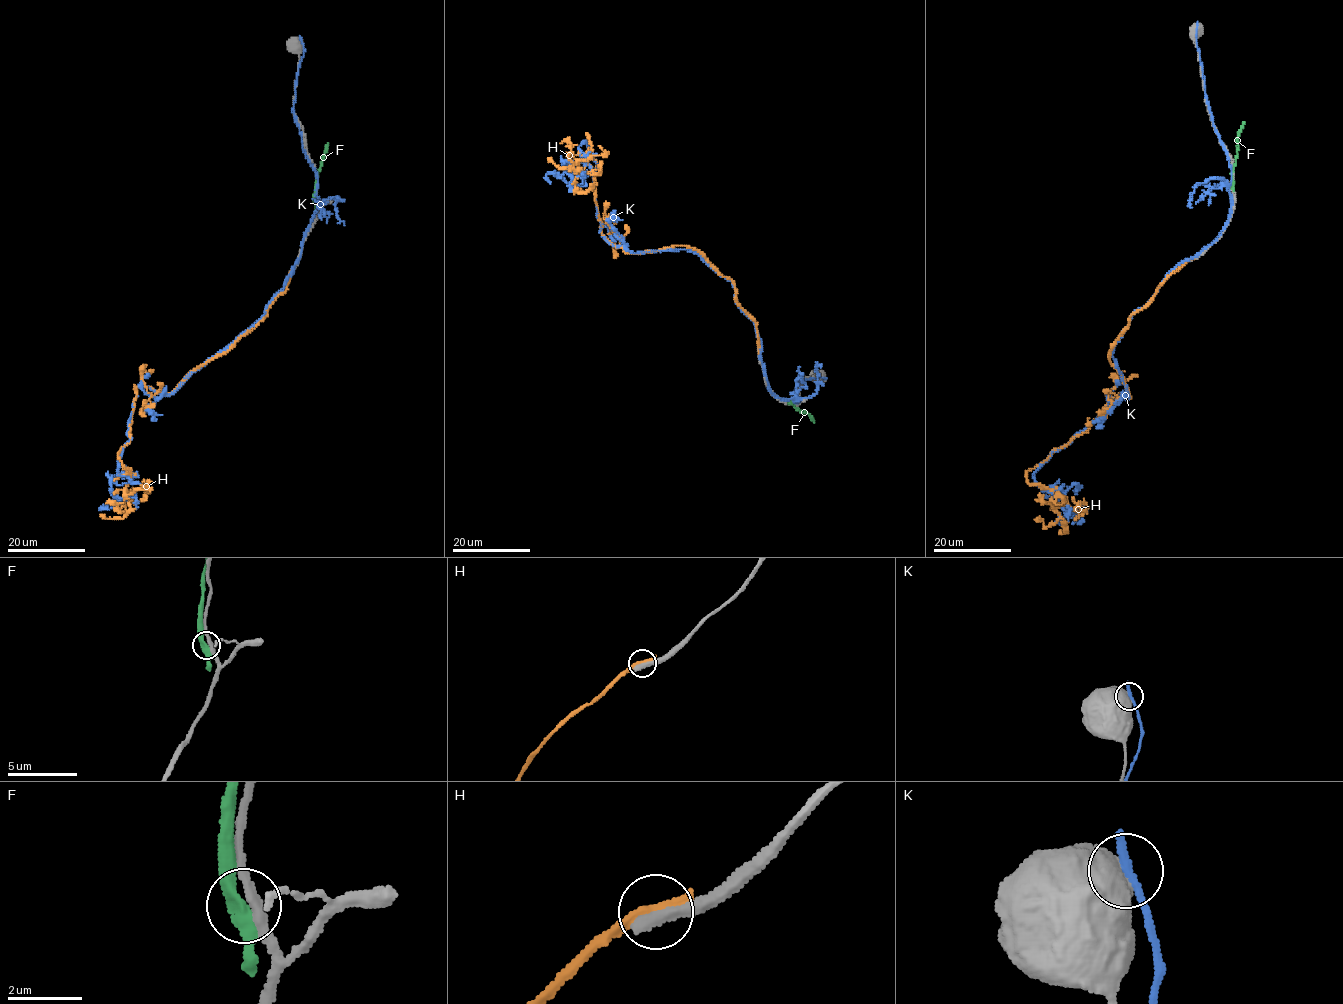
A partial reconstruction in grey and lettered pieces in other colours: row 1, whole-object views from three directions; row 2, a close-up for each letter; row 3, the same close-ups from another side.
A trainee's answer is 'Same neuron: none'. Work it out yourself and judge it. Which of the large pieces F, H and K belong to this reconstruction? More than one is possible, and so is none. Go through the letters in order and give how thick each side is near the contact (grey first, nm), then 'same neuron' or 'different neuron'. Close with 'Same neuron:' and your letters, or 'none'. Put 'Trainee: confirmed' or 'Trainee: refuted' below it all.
F: 280/320 nm | different neuron
H: 320/300 nm | different neuron
K: 1000/280 nm | different neuron
Same neuron: none
Trainee: confirmed

